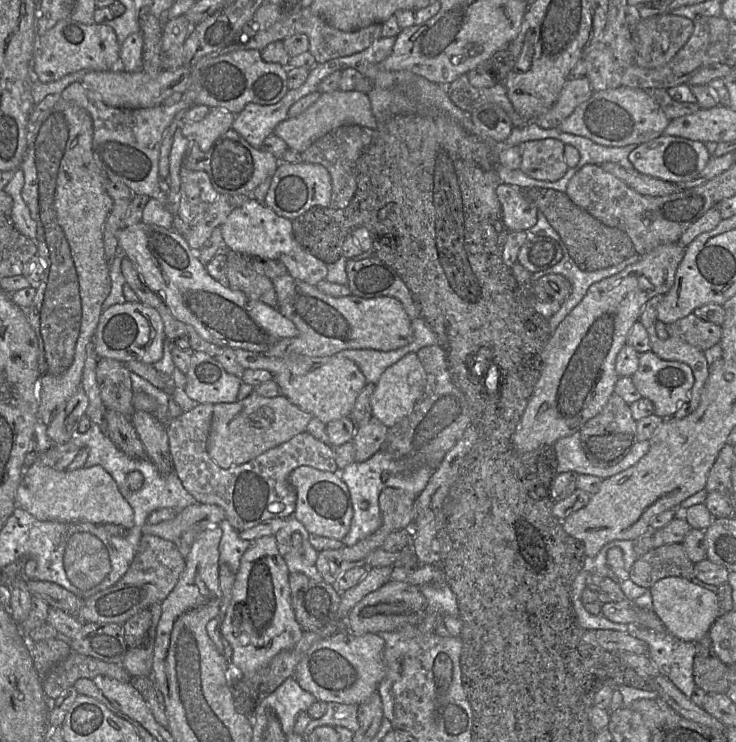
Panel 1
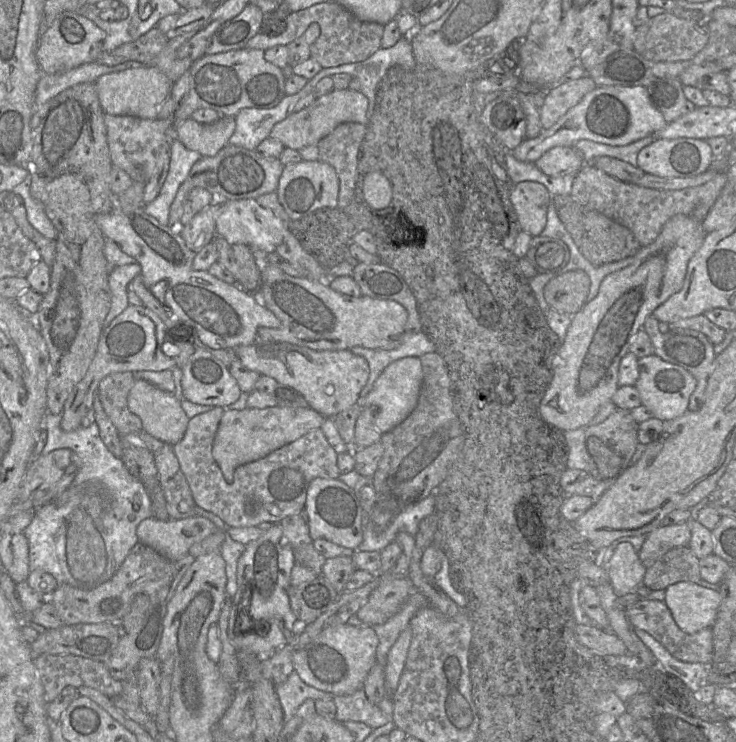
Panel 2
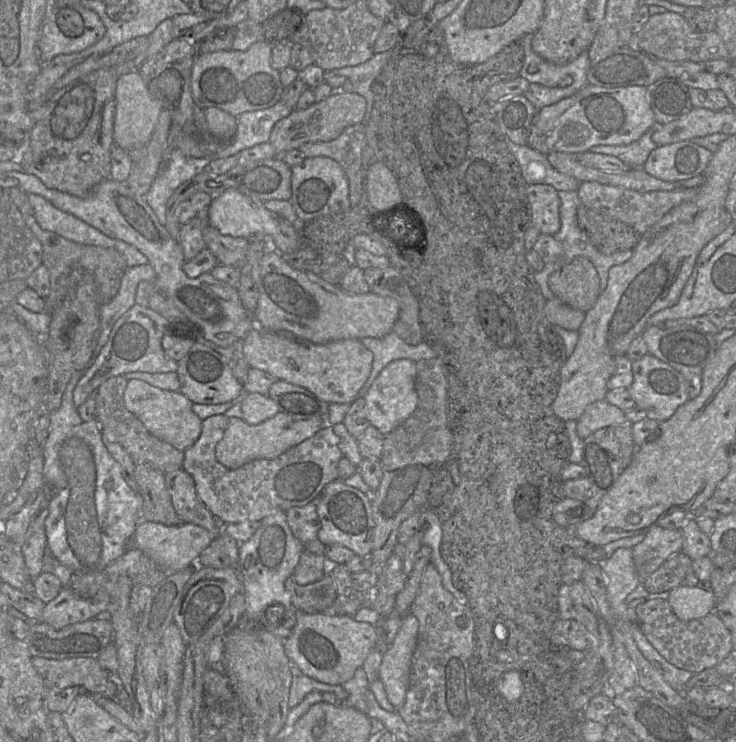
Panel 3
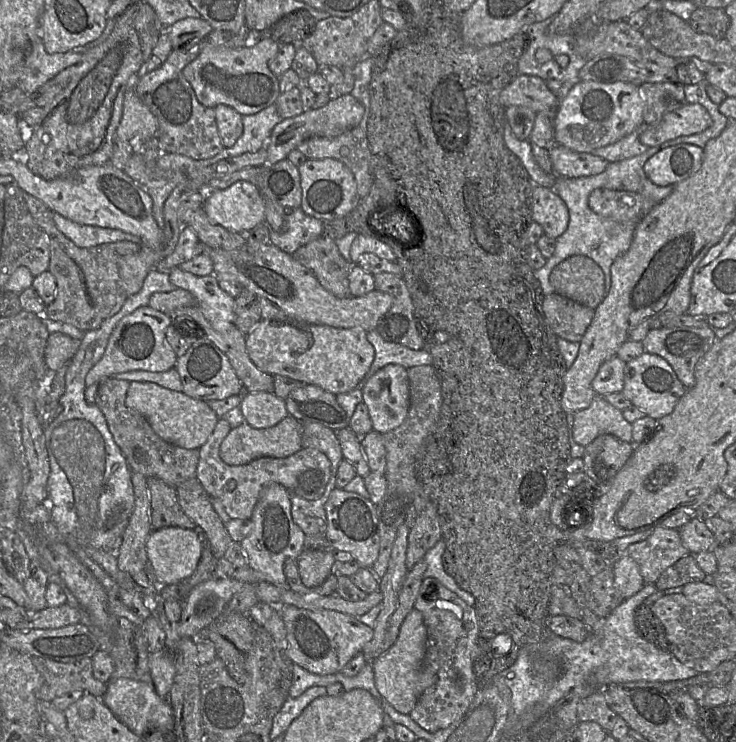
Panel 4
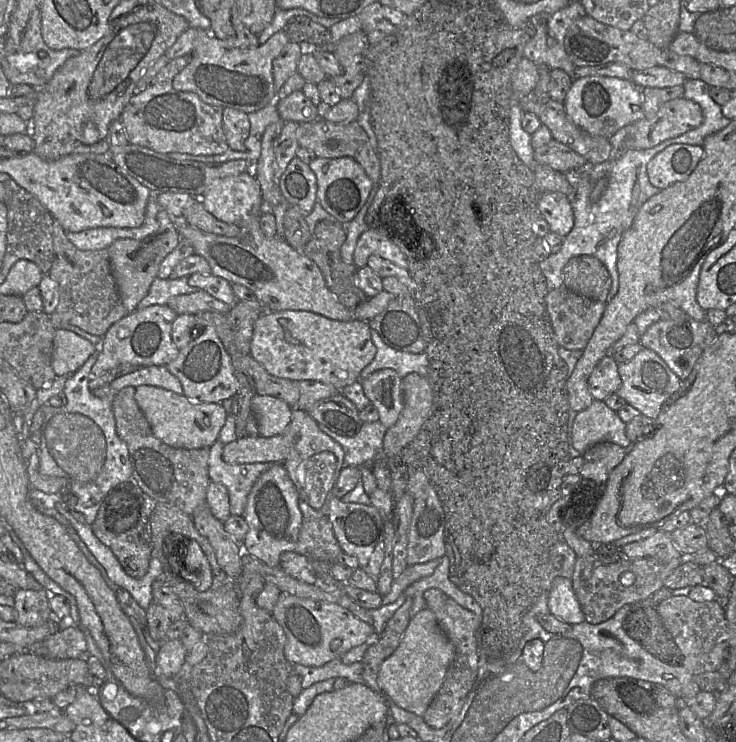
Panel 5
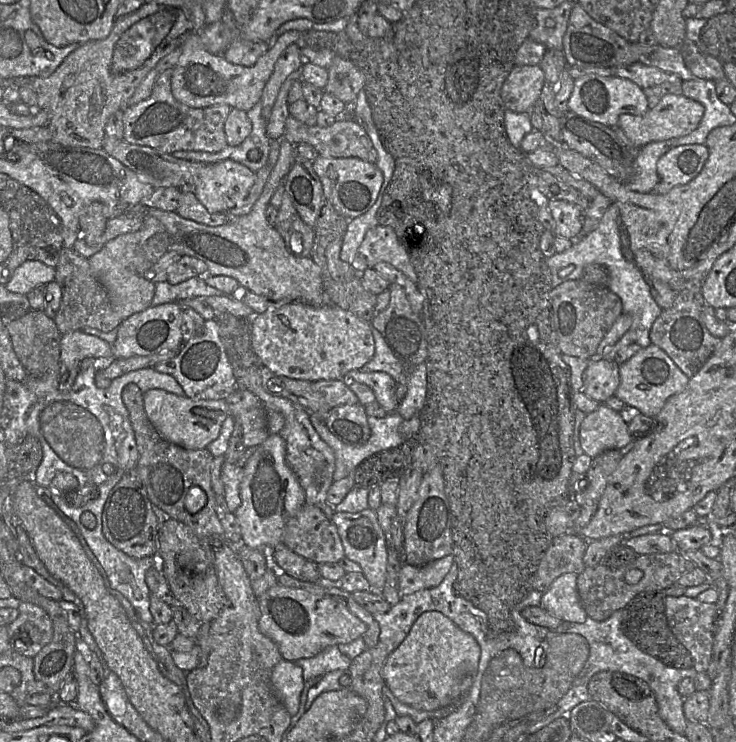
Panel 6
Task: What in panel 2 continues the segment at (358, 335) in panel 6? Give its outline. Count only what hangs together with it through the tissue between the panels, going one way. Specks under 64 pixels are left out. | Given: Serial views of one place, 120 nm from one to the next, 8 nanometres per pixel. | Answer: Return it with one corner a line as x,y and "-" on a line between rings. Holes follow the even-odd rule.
287,342
240,346
238,358
248,369
267,375
300,392
309,407
325,418
337,414
360,402
360,392
368,381
370,368
362,356
346,350
316,351

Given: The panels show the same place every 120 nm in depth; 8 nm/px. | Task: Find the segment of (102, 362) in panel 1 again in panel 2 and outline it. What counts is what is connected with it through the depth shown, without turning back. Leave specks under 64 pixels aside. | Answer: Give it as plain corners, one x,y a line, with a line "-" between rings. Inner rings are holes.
130,371
109,374
100,381
97,394
119,435
133,439
154,453
165,443
146,432
140,418
128,408
128,394
134,381

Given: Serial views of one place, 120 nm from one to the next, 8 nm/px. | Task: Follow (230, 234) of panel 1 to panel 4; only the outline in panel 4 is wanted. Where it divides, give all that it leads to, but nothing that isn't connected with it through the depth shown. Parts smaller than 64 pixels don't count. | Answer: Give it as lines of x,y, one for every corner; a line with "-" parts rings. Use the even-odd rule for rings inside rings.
246,181
205,194
202,208
213,224
232,232
246,234
265,222
264,198
255,185

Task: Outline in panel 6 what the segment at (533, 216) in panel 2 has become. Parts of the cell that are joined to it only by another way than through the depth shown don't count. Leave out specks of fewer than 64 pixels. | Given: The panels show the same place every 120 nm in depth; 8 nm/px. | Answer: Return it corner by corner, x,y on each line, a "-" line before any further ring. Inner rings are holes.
550,200
547,207
555,222
555,236
570,240
581,236
583,211
577,205
564,200

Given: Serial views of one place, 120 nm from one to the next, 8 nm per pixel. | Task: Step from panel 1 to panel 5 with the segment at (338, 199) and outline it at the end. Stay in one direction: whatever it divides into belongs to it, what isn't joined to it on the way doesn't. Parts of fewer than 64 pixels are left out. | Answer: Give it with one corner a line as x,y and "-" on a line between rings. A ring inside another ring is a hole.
325,119
299,123
296,138
300,147
312,151
317,158
353,158
364,169
373,184
380,186
380,161
365,130
358,122
334,123

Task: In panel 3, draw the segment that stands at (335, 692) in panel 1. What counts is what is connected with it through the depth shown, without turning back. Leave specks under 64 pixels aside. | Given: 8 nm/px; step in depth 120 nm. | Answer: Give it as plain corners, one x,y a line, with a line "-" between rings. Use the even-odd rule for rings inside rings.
297,613
296,624
291,635
284,640
284,648
292,665
297,666
306,676
331,685
343,685
361,667
369,652
377,644
375,626
367,622
357,622
347,615
326,613

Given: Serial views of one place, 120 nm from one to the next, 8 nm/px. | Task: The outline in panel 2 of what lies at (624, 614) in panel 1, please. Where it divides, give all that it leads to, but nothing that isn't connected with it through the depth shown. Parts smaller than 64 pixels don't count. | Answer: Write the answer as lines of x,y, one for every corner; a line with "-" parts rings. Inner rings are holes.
641,599
624,609
630,624
634,629
647,632
676,659
688,663
710,665
714,659
713,633
710,627
688,634
683,632
675,623
666,604
659,600

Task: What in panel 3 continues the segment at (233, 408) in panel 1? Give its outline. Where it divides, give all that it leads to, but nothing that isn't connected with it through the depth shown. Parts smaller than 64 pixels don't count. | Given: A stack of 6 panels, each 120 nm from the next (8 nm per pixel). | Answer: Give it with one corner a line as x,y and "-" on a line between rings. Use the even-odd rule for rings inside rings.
281,411
257,425
250,425
242,418
231,417
223,438
216,445
216,459
230,470
238,469
255,459
273,459
312,437
325,425
326,420
297,420

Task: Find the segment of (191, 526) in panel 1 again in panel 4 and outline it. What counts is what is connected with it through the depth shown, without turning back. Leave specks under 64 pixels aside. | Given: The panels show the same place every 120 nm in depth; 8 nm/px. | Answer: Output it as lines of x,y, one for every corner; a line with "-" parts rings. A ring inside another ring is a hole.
166,527
152,530
146,542
147,558
157,585
179,584
196,571
205,542
192,529

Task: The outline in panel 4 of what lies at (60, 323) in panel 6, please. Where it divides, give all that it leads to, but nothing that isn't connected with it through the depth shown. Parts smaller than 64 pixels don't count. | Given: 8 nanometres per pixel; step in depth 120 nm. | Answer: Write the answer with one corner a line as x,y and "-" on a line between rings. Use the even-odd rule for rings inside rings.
26,192
24,198
29,212
48,239
48,271
56,281
55,299
45,307
43,316
53,321
68,323
83,332
99,328
105,320
119,312
128,297
119,273
119,259
136,253
140,246
131,241
119,241
80,248
57,228
53,220
54,213
41,200

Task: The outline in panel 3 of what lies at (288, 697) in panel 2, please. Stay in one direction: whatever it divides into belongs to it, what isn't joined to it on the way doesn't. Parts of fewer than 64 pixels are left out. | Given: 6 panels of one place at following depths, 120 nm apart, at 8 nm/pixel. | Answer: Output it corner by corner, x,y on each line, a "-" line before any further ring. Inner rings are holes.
291,663
292,683
290,687
288,706
294,708
299,705
304,697
313,691
321,693
331,692
340,701
345,701
348,694
343,685
331,685
319,682
306,676
297,666

